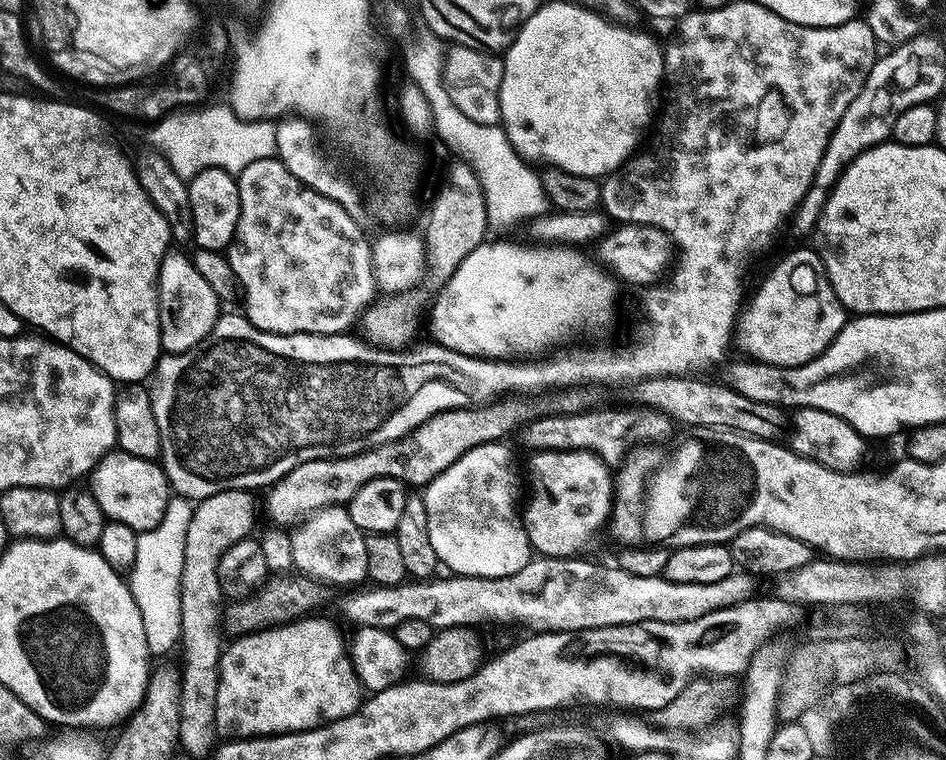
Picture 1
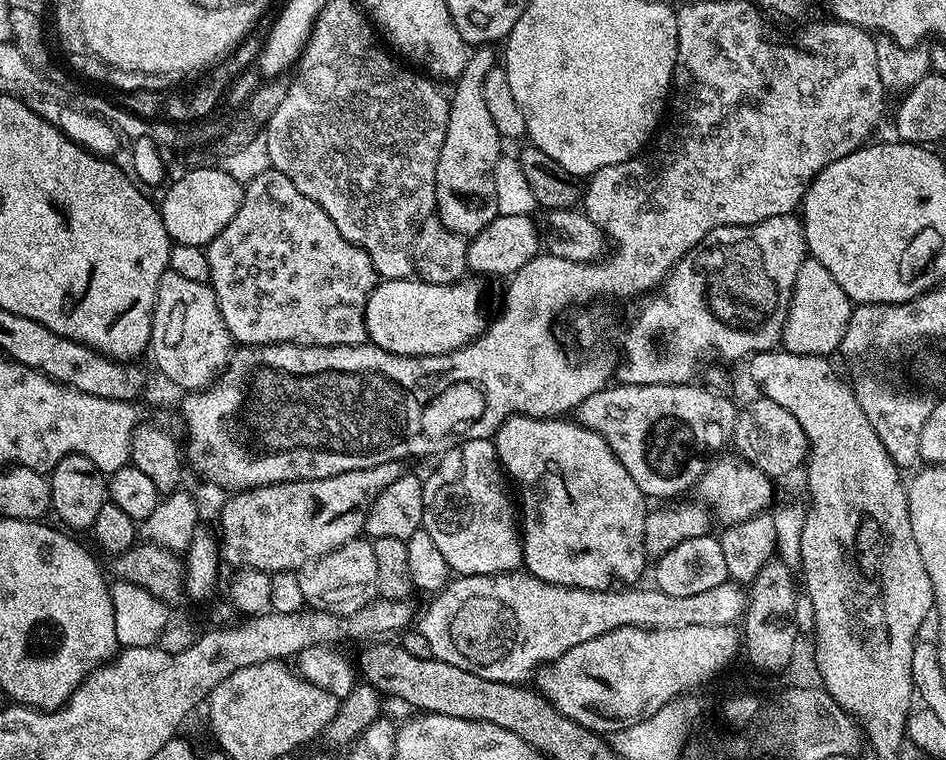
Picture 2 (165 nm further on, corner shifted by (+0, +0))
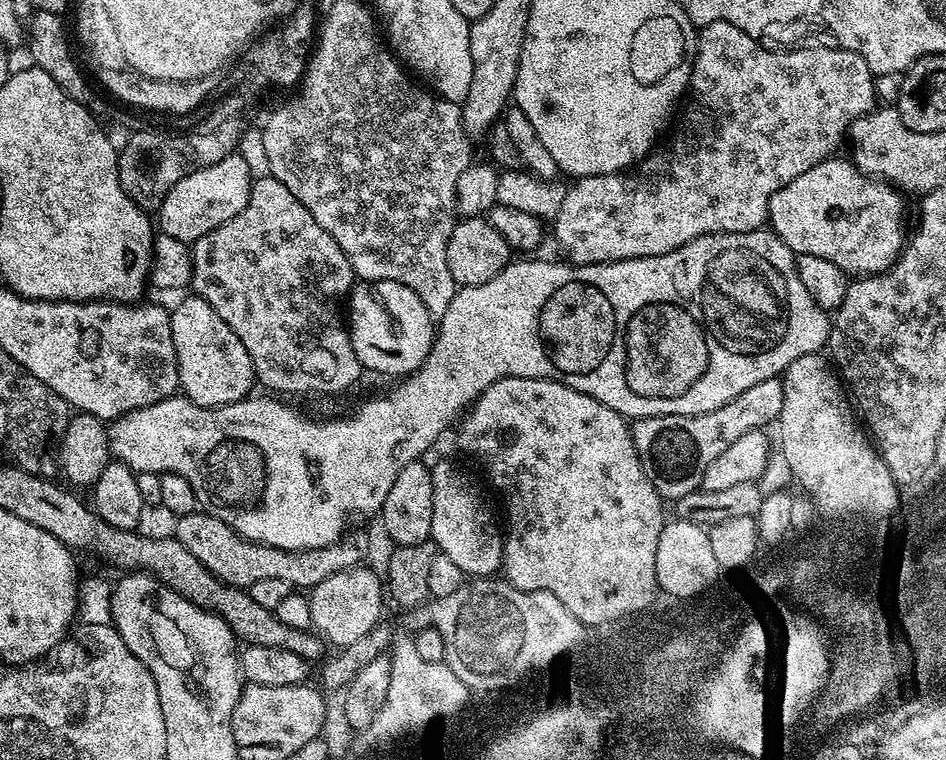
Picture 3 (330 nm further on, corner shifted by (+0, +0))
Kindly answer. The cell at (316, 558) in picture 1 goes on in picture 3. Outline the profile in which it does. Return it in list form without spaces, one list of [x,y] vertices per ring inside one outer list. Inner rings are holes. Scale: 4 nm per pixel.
[[[364,567],[347,568],[338,574],[332,574],[330,578],[324,578],[322,582],[318,582],[318,586],[314,586],[310,590],[310,595],[308,596],[312,628],[323,636],[329,645],[336,644],[334,646],[337,649],[348,648],[354,642],[358,642],[358,638],[362,638],[382,620],[380,607],[384,604],[384,596],[380,593],[380,584],[382,588],[381,577],[379,580],[370,569]]]

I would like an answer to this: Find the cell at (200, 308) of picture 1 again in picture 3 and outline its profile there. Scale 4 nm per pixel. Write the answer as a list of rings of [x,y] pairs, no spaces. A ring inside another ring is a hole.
[[[188,294],[170,315],[183,395],[203,408],[220,408],[245,399],[253,391],[252,384],[257,383],[256,371],[242,338],[218,318],[214,306],[201,296]]]

